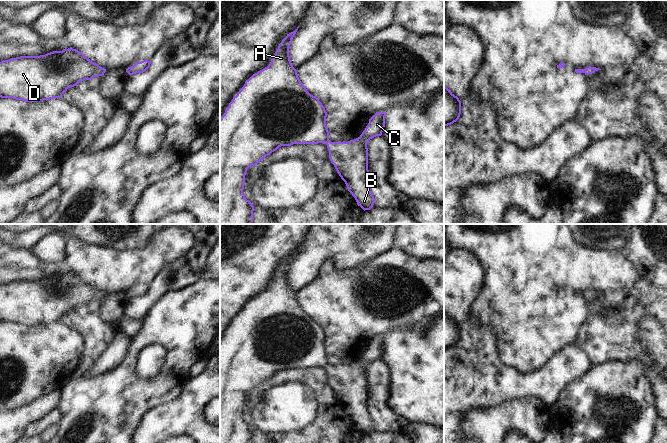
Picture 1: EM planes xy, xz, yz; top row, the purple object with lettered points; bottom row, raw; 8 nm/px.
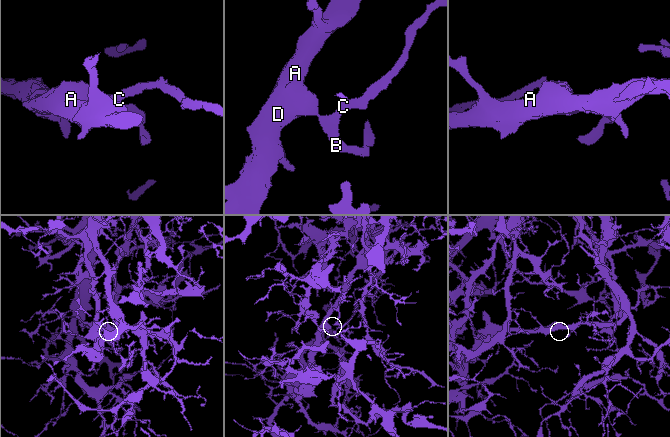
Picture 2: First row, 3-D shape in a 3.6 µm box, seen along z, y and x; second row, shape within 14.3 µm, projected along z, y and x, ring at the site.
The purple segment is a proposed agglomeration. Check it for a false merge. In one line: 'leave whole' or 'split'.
leave whole

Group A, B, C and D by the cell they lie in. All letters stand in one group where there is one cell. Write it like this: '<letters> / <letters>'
A B C D

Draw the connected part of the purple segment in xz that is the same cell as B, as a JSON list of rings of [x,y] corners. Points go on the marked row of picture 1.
[[[298,28],[282,40],[270,64],[245,81],[220,118],[220,224],[253,224],[254,206],[243,194],[247,169],[279,147],[293,144],[326,144],[331,163],[357,205],[365,211],[375,203],[368,181],[367,143],[382,135],[386,113],[373,115],[358,138],[348,142],[331,142],[325,107],[301,83],[290,60],[289,47]]]

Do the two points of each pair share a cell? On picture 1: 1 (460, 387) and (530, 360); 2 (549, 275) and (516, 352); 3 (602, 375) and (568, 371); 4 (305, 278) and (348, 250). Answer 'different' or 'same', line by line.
1: different
2: same
3: different
4: same

